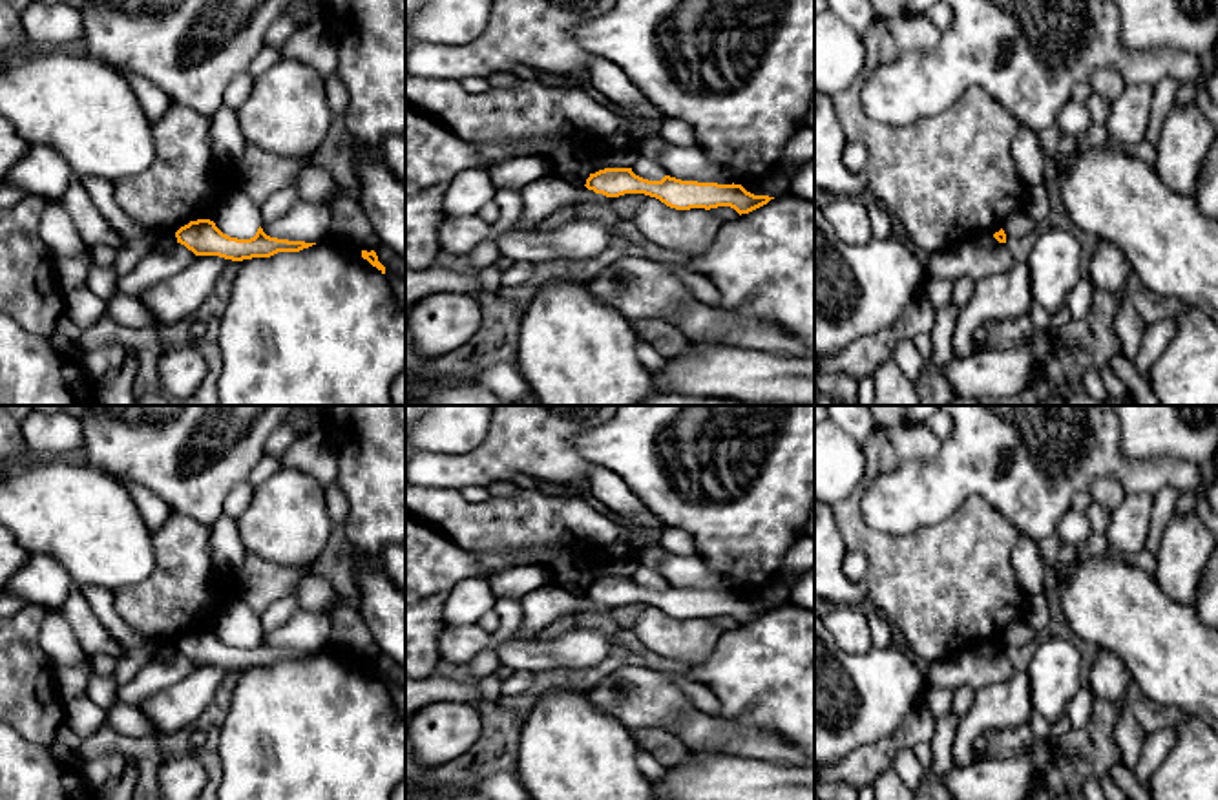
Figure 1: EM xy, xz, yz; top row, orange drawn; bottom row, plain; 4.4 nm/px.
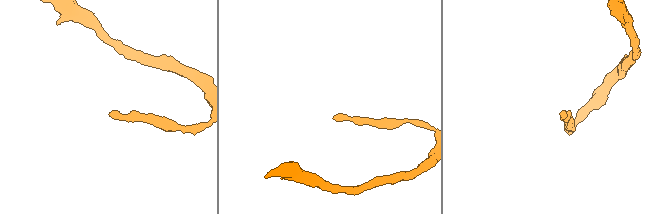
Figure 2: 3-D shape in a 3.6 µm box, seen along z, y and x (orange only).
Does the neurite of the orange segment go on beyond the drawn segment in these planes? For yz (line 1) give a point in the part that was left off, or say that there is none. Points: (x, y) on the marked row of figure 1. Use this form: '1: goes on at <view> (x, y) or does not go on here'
1: does not go on here

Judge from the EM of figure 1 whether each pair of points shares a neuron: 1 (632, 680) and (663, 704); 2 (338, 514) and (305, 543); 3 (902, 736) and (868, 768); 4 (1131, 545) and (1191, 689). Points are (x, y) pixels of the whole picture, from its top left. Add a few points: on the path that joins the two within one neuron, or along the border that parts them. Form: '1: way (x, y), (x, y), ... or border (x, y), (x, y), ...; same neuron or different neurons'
1: way (640, 687), (656, 704); same neuron
2: border (324, 488), (327, 514), (335, 528); different neurons
3: way (893, 744), (877, 758); same neuron
4: border (1107, 552), (1131, 559); different neurons

